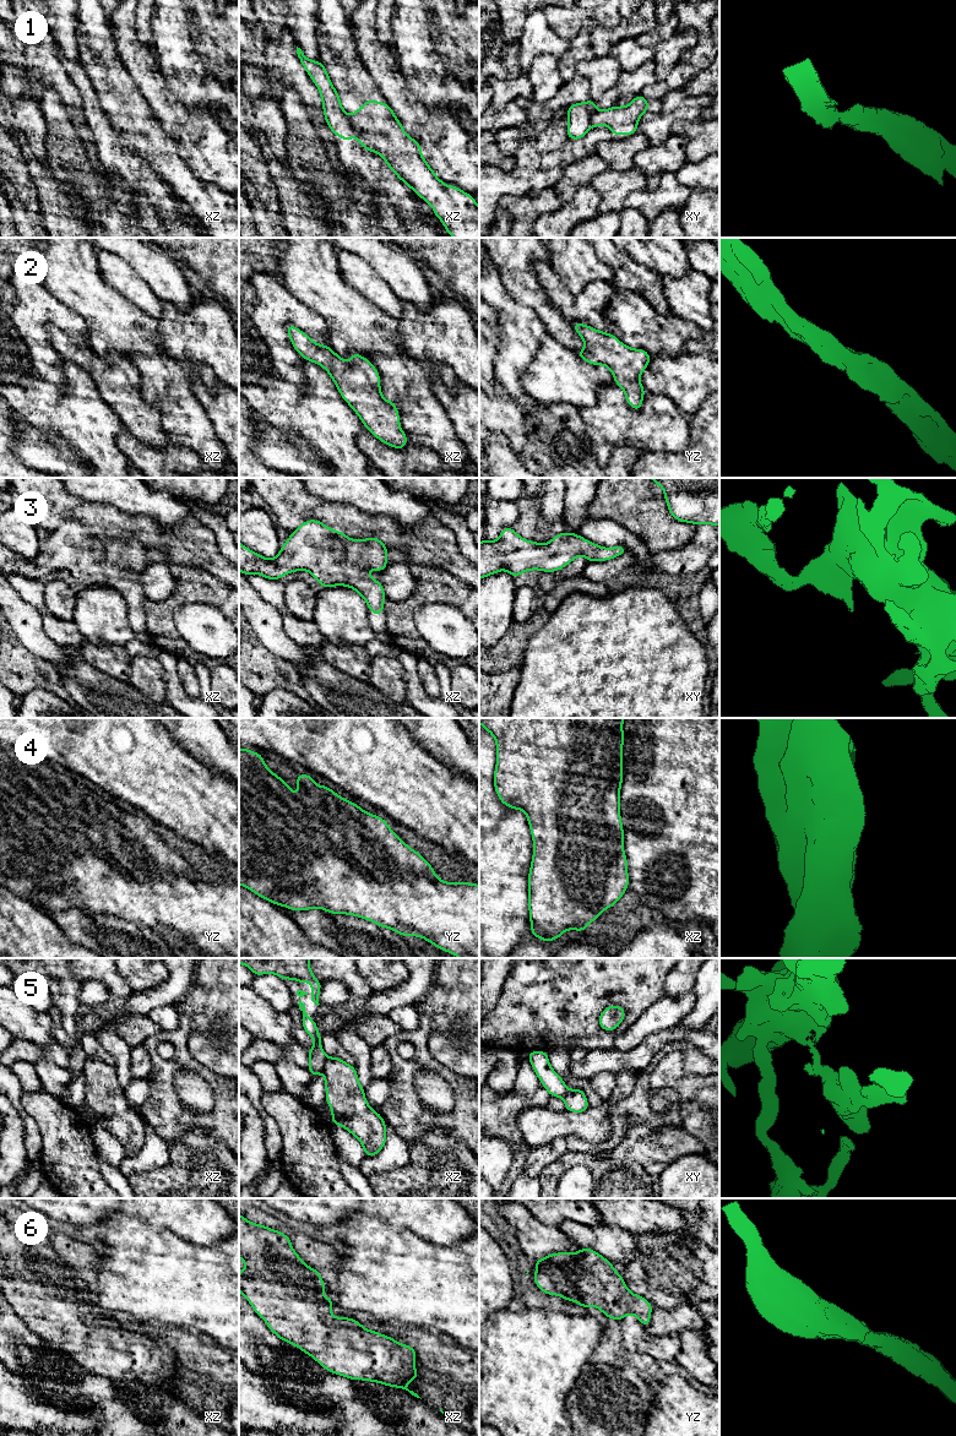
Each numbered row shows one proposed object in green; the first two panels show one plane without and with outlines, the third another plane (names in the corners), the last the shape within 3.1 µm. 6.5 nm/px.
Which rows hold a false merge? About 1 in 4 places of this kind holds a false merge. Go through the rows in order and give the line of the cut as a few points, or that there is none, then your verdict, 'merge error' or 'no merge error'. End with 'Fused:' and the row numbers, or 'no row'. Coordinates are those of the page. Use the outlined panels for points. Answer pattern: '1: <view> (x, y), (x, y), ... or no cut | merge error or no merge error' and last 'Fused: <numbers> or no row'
1: xz (348, 117), (356, 132) | merge error
2: no cut | no merge error
3: no cut | no merge error
4: no cut | no merge error
5: xz (327, 1058), (321, 1071) | merge error
6: no cut | no merge error
Fused: 1, 5

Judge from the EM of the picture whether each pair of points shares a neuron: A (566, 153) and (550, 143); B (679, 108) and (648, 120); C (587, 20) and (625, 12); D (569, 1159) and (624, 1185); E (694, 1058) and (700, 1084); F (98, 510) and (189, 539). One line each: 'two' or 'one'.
A: two
B: one
C: two
D: one
E: two
F: one

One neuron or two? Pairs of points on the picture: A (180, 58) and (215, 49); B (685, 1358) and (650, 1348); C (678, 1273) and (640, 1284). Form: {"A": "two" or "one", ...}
{"A": "two", "B": "two", "C": "one"}

